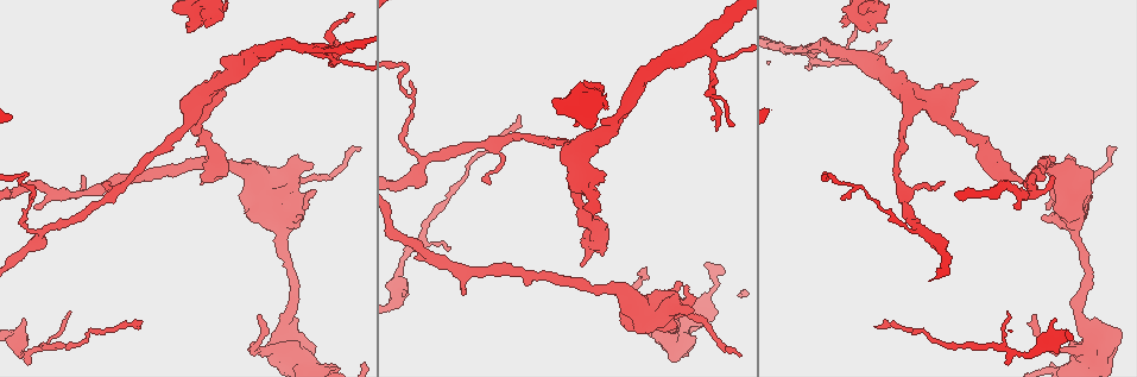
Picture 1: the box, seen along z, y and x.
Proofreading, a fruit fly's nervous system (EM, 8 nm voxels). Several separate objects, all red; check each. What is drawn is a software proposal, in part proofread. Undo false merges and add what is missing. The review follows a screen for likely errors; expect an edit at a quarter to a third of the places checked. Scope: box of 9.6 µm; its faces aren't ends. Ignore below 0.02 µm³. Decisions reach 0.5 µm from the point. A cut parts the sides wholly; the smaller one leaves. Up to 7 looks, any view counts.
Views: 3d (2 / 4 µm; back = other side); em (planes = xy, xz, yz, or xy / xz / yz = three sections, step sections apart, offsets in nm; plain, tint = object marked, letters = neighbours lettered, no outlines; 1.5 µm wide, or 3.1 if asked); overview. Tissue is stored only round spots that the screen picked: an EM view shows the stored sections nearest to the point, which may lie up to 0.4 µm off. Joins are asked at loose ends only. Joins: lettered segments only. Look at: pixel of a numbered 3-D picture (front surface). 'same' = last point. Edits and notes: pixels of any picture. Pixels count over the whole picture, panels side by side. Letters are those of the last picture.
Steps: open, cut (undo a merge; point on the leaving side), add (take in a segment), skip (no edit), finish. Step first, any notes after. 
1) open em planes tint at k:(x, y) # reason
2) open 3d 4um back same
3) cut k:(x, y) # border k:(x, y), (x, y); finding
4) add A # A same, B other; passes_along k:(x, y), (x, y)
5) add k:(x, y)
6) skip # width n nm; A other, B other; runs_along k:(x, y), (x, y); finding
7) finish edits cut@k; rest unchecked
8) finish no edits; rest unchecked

open 3d 4um at 1:(836, 64) # sharp bend

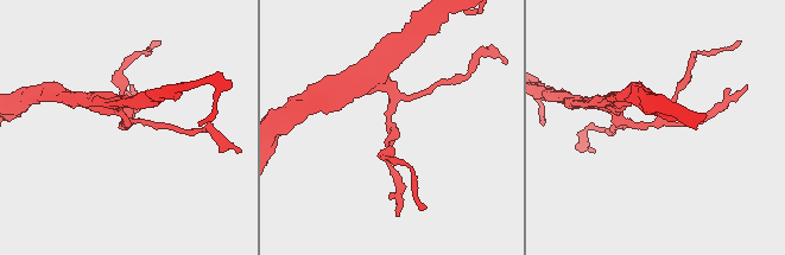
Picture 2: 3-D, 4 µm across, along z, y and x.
open em yz step 4 tint at 2:(390, 127)

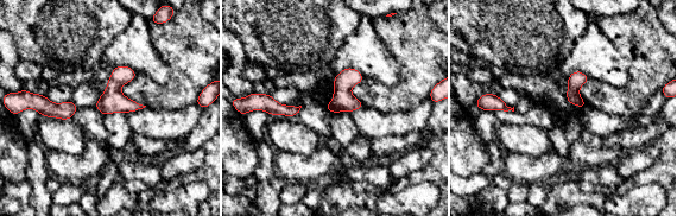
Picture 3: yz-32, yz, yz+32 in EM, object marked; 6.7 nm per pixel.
open em yz step 4 letters same

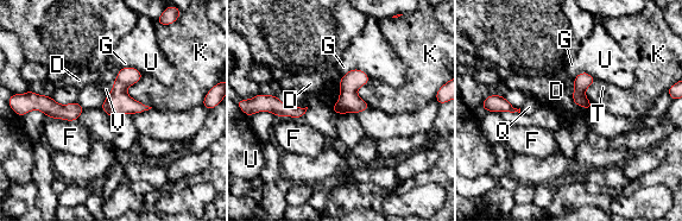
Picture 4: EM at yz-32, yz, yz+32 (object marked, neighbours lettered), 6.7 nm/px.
skip # longest_contact K 220 nm; D other, F other, G other, K other, Q other, T other, U other, V other; border 4:(595, 81), (586, 88); all the same neuron

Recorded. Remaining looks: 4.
open 3d 2um at 1:(190, 32) # an open end

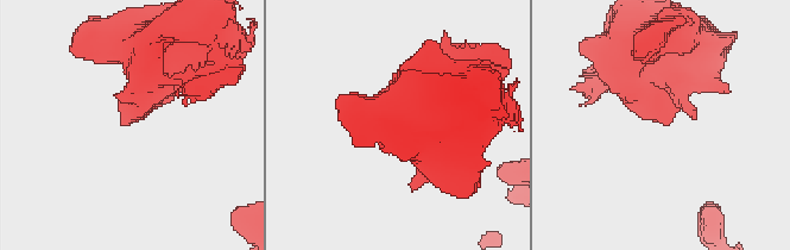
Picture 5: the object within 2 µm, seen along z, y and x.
open em planes tint at 5:(692, 118) # need the tissue

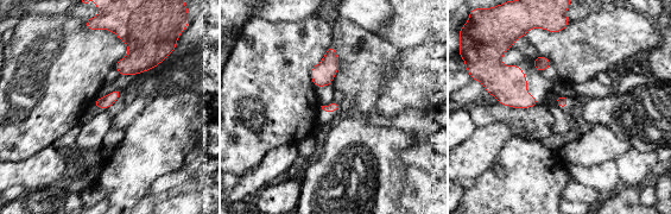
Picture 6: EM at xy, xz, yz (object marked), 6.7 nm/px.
open em planes letters same # what lies round it

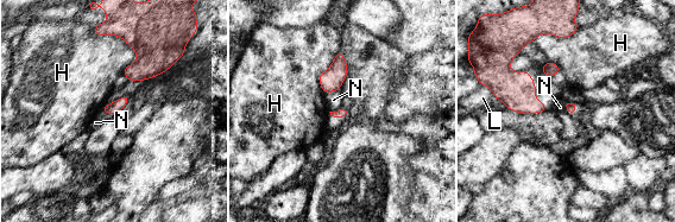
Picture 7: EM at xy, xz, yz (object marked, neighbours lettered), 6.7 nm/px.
skip # H other, L other, N other; border 7:(339, 90), (325, 93); no lettered segment goes on from it

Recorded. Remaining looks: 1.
finish no edits; rest unchecked

